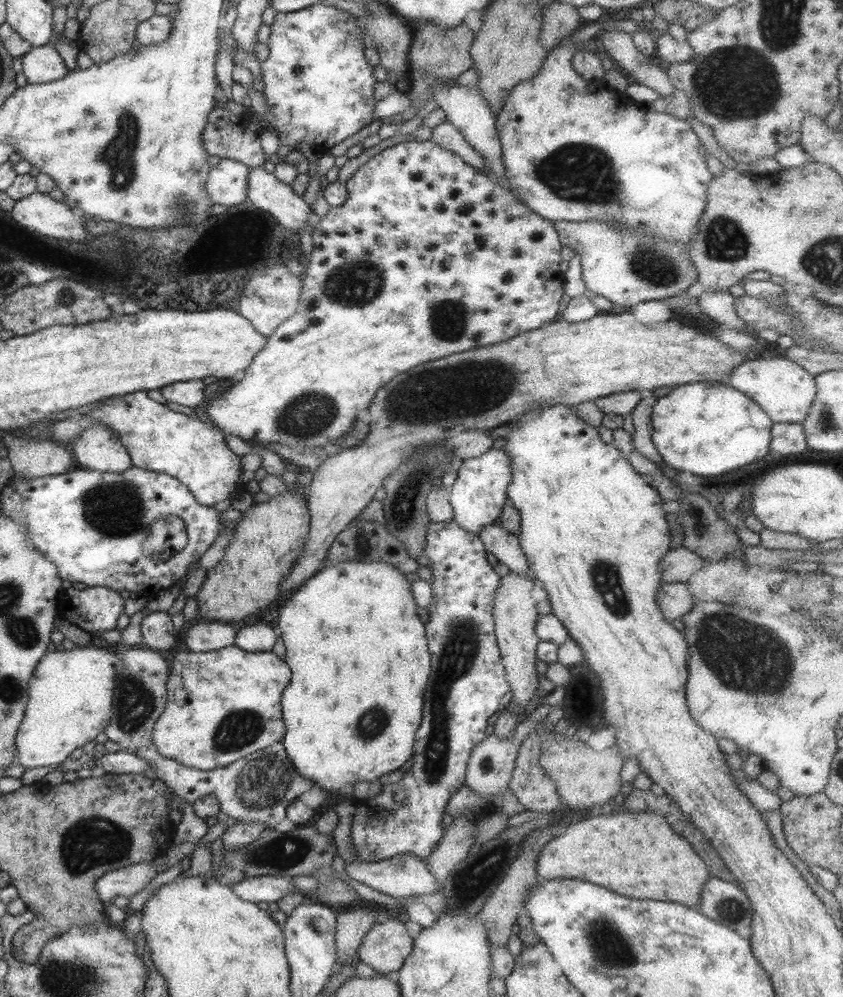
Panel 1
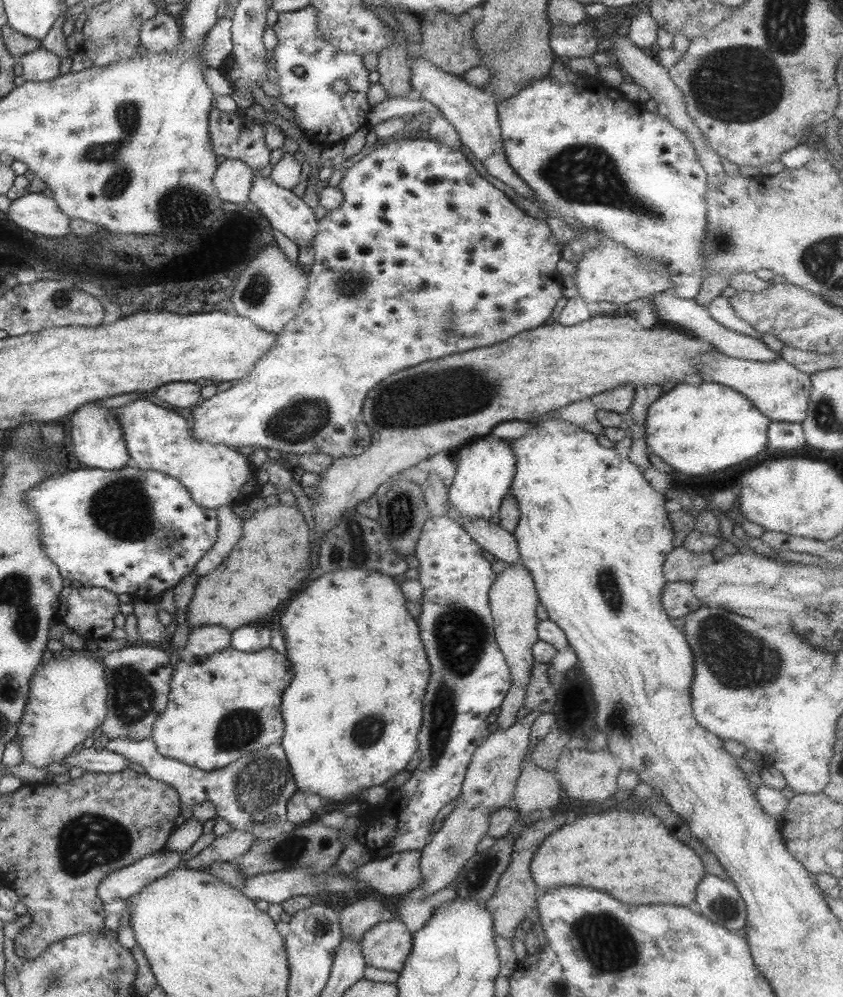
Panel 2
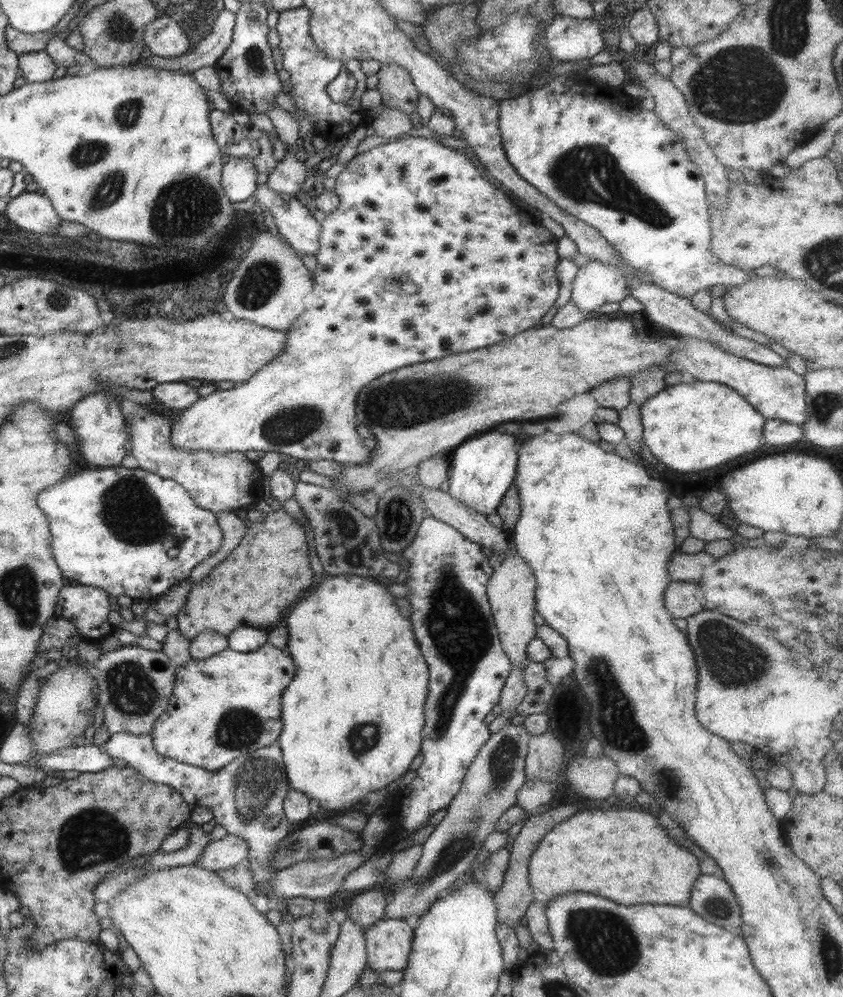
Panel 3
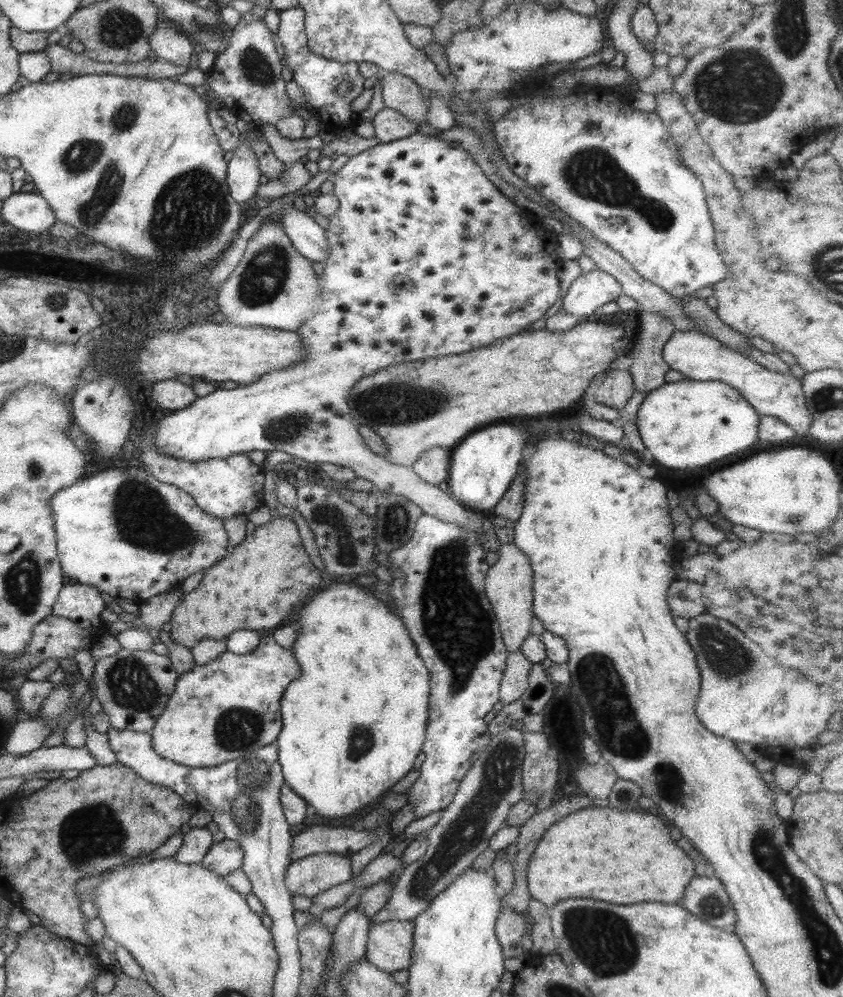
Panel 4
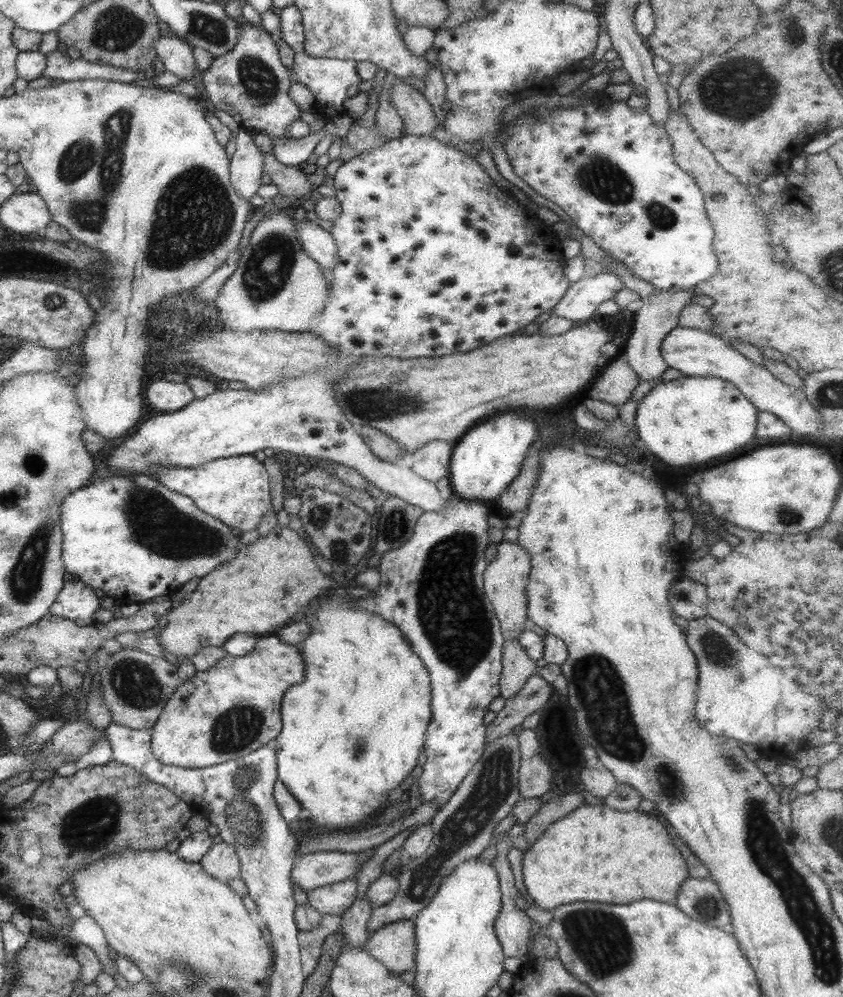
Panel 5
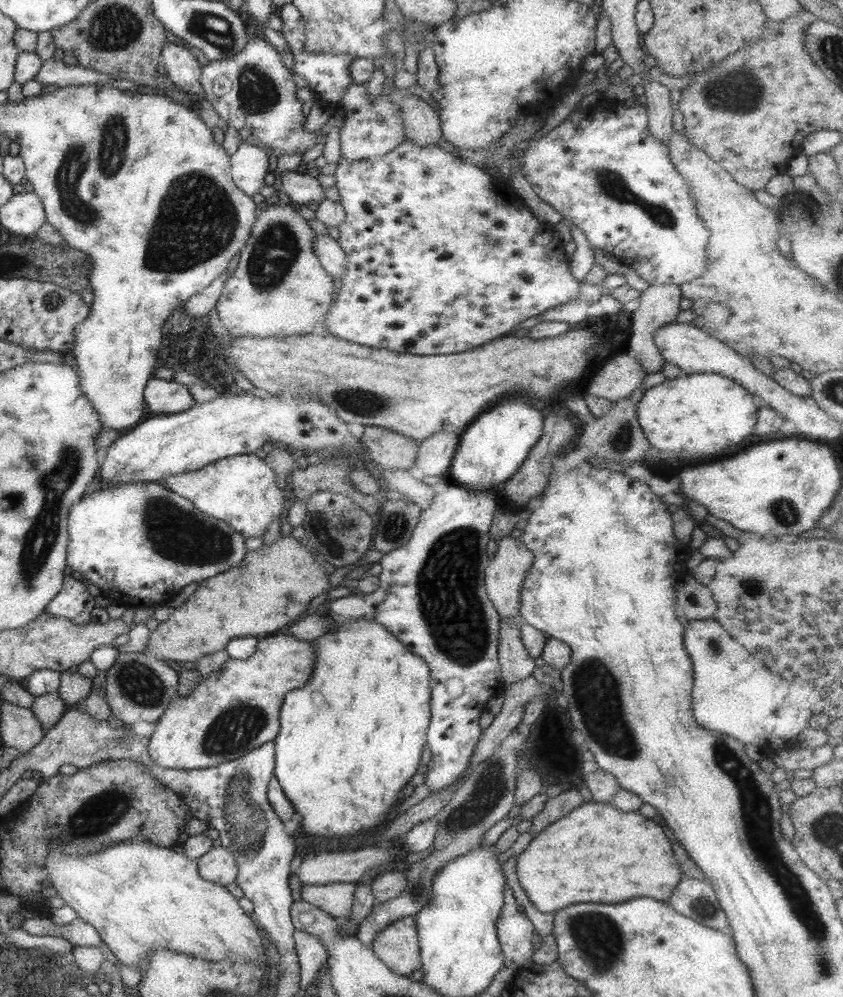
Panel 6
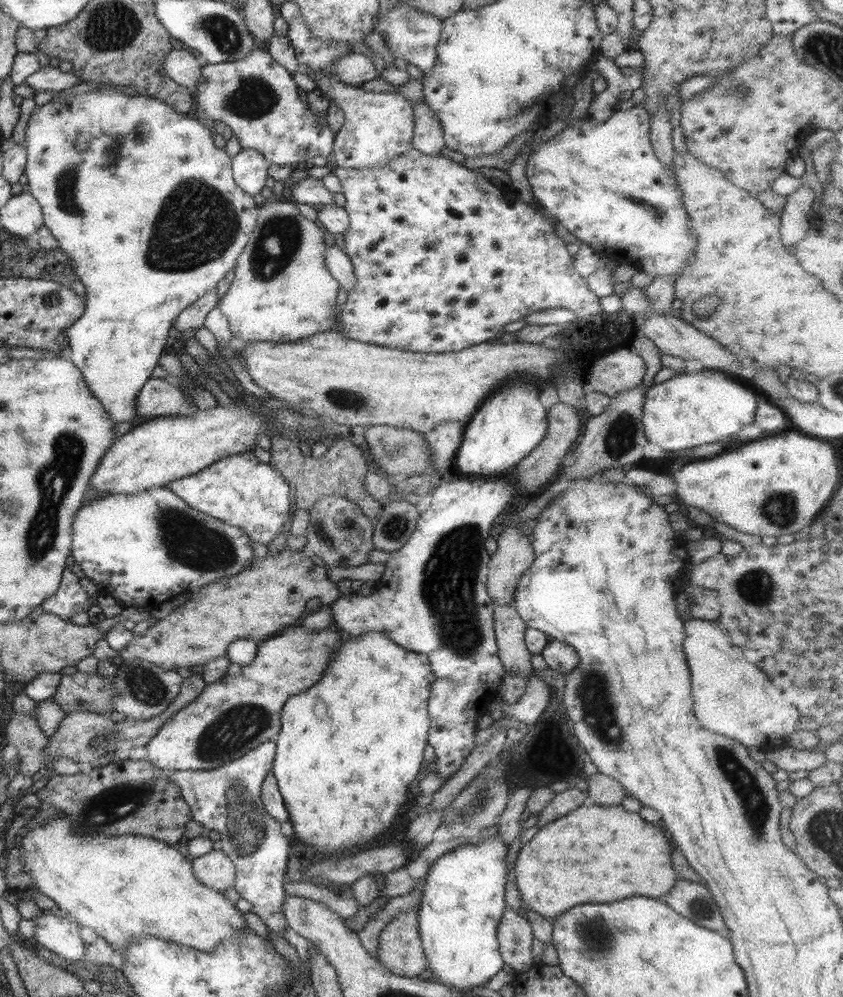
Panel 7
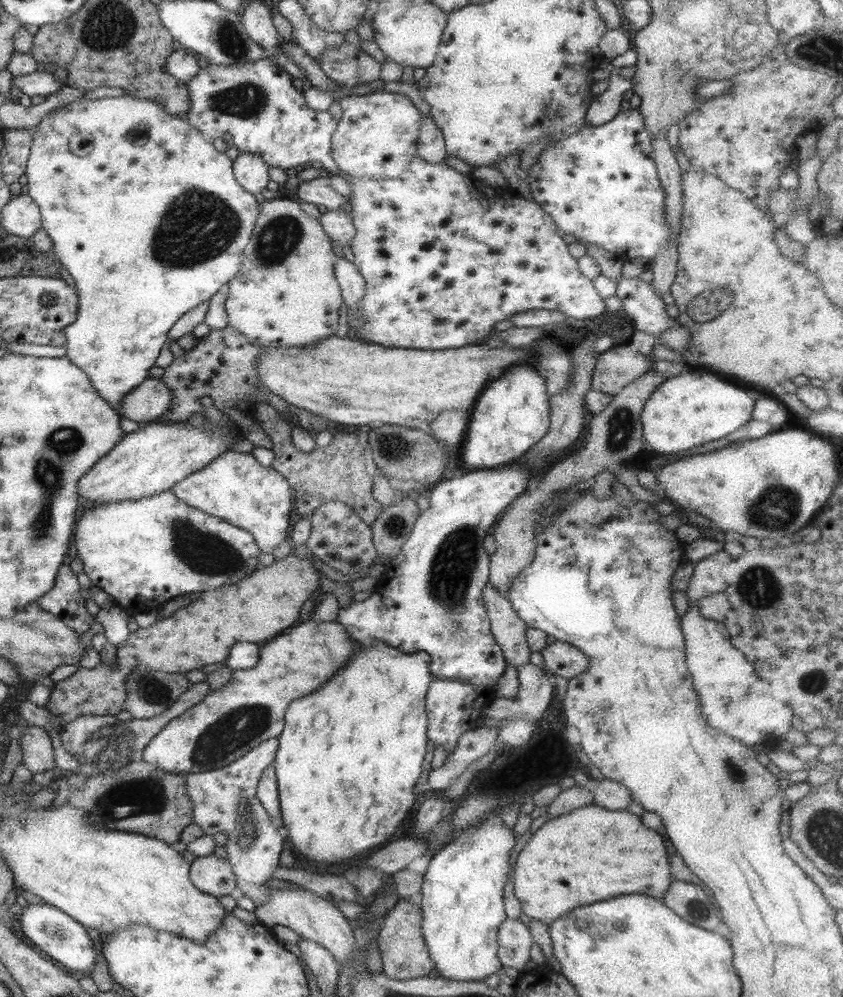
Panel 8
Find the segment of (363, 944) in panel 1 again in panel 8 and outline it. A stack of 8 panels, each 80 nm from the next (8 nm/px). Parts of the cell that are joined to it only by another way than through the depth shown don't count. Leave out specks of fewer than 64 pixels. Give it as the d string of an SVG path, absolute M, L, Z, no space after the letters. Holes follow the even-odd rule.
M399 899L389 913L384 916L382 927L378 930L377 946L382 960L382 974L387 979L405 981L427 977L434 968L428 948L422 937L420 906Z

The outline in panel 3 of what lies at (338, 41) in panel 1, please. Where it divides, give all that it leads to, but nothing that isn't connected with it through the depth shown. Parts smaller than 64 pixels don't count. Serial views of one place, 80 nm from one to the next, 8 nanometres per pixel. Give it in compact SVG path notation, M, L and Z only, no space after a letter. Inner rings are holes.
M301 6L291 10L281 11L278 14L277 35L279 36L279 49L282 53L281 75L283 82L291 87L288 93L295 101L296 106L303 110L307 116L315 120L317 132L326 139L339 139L355 130L363 120L364 110L359 106L359 97L366 90L366 76L361 72L359 60L350 60L342 64L336 58L327 58L312 43L309 37L309 10ZM341 68L345 68L355 79L354 93L343 103L335 103L325 93L325 86L337 76Z

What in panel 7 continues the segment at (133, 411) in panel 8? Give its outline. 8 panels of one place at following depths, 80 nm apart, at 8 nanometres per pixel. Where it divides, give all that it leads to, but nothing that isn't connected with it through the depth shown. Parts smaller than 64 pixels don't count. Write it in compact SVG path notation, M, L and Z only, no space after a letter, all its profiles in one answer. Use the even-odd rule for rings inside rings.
M149 378L135 396L135 422L167 417L169 415L193 416L197 408L187 401L179 388L172 382L161 378Z

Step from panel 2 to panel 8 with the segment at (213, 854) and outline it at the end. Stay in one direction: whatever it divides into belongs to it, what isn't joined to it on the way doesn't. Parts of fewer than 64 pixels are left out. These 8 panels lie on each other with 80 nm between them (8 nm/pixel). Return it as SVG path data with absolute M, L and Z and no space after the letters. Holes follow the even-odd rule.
M213 855L197 857L190 862L189 881L197 890L213 898L236 894L235 876L226 859Z

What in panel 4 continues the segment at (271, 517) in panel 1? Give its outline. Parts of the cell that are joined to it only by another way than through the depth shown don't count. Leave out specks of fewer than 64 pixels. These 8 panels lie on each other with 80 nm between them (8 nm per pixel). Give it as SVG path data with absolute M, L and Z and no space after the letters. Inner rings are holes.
M283 516L275 517L267 524L255 527L253 533L245 536L231 554L225 555L202 572L199 584L191 592L183 594L172 610L168 620L171 624L168 635L175 645L189 650L204 638L224 641L235 630L255 630L264 635L281 626L293 608L298 610L297 606L303 606L309 596L321 590L319 586L321 575L309 561L295 523Z

